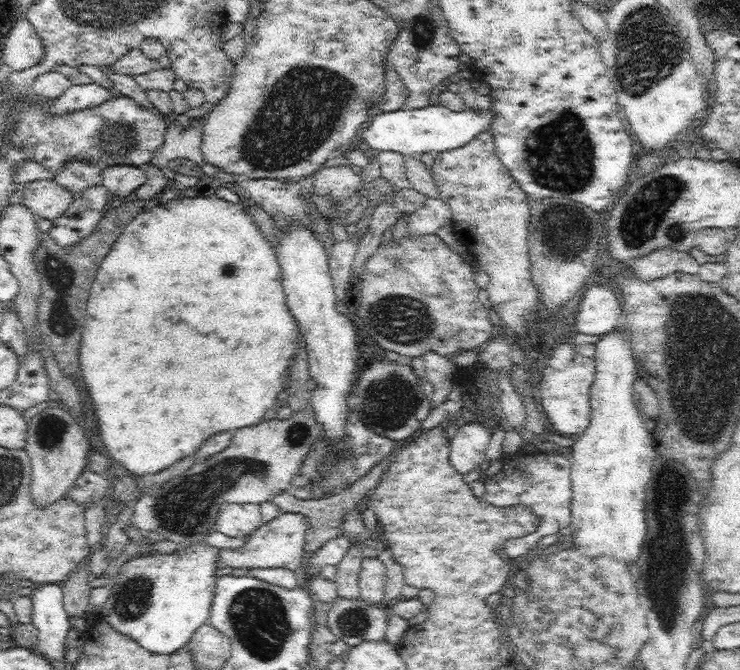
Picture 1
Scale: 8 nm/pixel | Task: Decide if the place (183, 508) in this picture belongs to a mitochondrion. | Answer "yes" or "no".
yes

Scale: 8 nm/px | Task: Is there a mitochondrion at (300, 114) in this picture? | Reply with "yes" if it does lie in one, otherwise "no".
yes

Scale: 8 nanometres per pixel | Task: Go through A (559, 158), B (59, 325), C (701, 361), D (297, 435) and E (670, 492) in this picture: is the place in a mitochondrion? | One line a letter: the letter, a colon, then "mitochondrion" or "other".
A: mitochondrion
B: mitochondrion
C: mitochondrion
D: mitochondrion
E: mitochondrion

